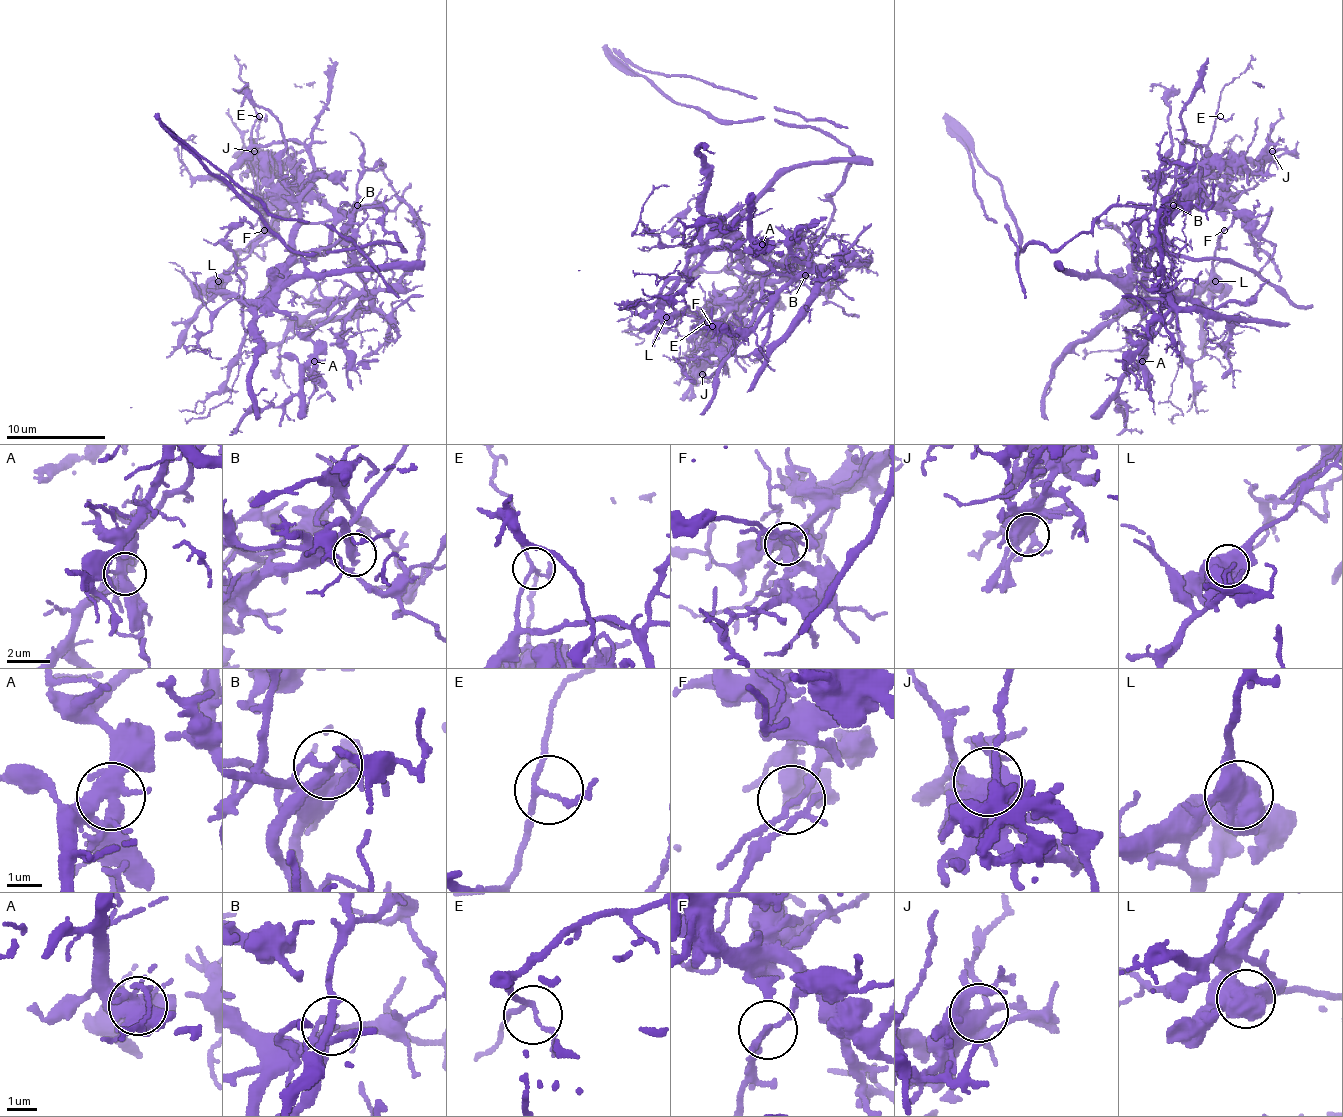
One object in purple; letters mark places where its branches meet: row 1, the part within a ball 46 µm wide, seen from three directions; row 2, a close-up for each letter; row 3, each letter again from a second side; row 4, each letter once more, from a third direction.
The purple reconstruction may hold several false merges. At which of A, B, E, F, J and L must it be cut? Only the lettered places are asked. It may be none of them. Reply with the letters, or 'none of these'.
A, B, F, L

